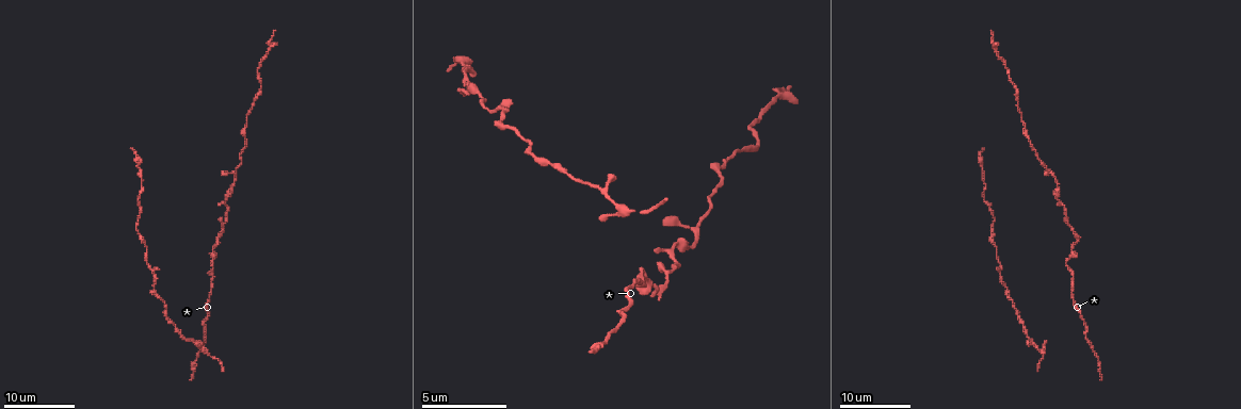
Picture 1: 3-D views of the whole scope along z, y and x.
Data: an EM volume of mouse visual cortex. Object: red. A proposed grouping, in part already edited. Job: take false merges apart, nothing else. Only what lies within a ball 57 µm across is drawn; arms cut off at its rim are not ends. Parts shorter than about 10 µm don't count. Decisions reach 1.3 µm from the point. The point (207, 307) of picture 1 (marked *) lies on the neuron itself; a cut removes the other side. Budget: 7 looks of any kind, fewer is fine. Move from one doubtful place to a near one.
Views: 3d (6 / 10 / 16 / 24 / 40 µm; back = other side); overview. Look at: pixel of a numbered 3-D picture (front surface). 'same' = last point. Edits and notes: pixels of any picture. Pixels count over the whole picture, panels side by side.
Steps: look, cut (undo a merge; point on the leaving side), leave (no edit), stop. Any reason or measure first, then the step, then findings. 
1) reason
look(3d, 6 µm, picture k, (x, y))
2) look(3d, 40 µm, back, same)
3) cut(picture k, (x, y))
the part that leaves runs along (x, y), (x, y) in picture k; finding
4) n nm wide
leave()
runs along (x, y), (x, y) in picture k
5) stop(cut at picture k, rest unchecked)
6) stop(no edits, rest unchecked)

abrupt turn
look(3d, 16 µm, picture 1, (1084, 324))

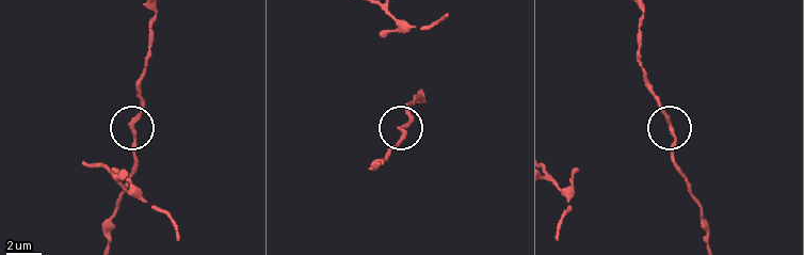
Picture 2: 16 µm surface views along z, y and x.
zoom in
look(3d, 10 µm, picture 2, (669, 127))

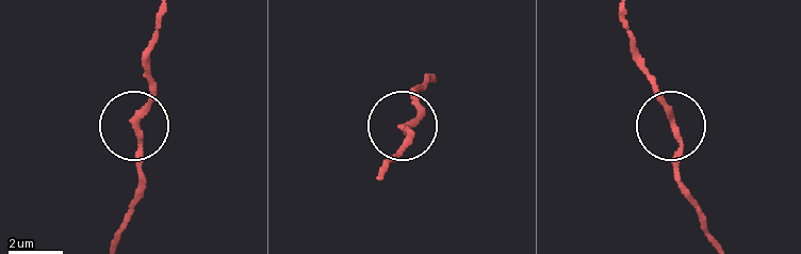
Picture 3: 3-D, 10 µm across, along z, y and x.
220 nm wide
leave()
runs along (642, 63), (676, 143), (683, 195) in picture 3; one neuron here

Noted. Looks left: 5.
thick turns thin
look(3d, 16 µm, picture 1, (673, 253))

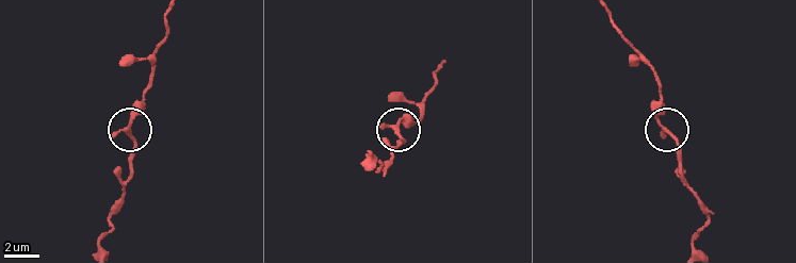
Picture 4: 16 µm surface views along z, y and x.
look(3d, 10 µm, picture 4, (125, 130))

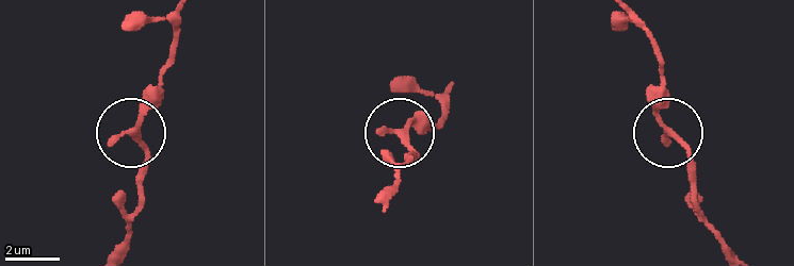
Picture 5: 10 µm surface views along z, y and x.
leave()
runs along (728, 247), (698, 205), (692, 158), (662, 123), (659, 78) in picture 5; one neuron here

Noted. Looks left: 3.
three-way junction
look(3d, 16 µm, picture 1, (701, 218))

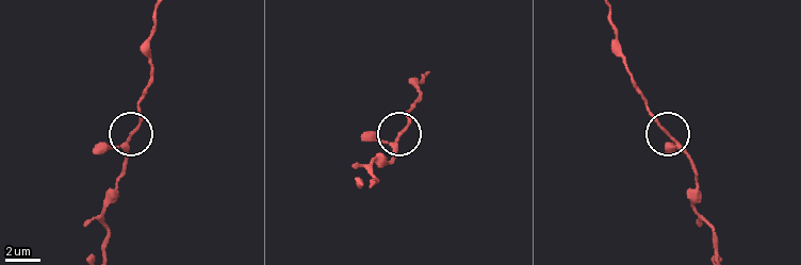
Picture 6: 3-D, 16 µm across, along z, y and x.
look(3d, 6 µm, picture 6, (400, 134))

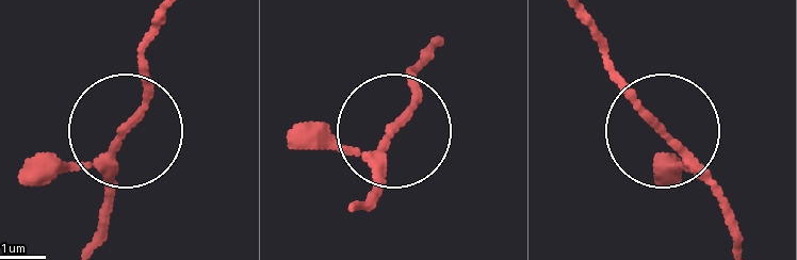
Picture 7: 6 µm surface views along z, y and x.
3 arms
leave()
runs along (353, 202), (413, 111), (406, 76), (425, 58) in picture 7; continuous, no second neuron

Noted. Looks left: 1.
stop(no edits, rest unchecked)

